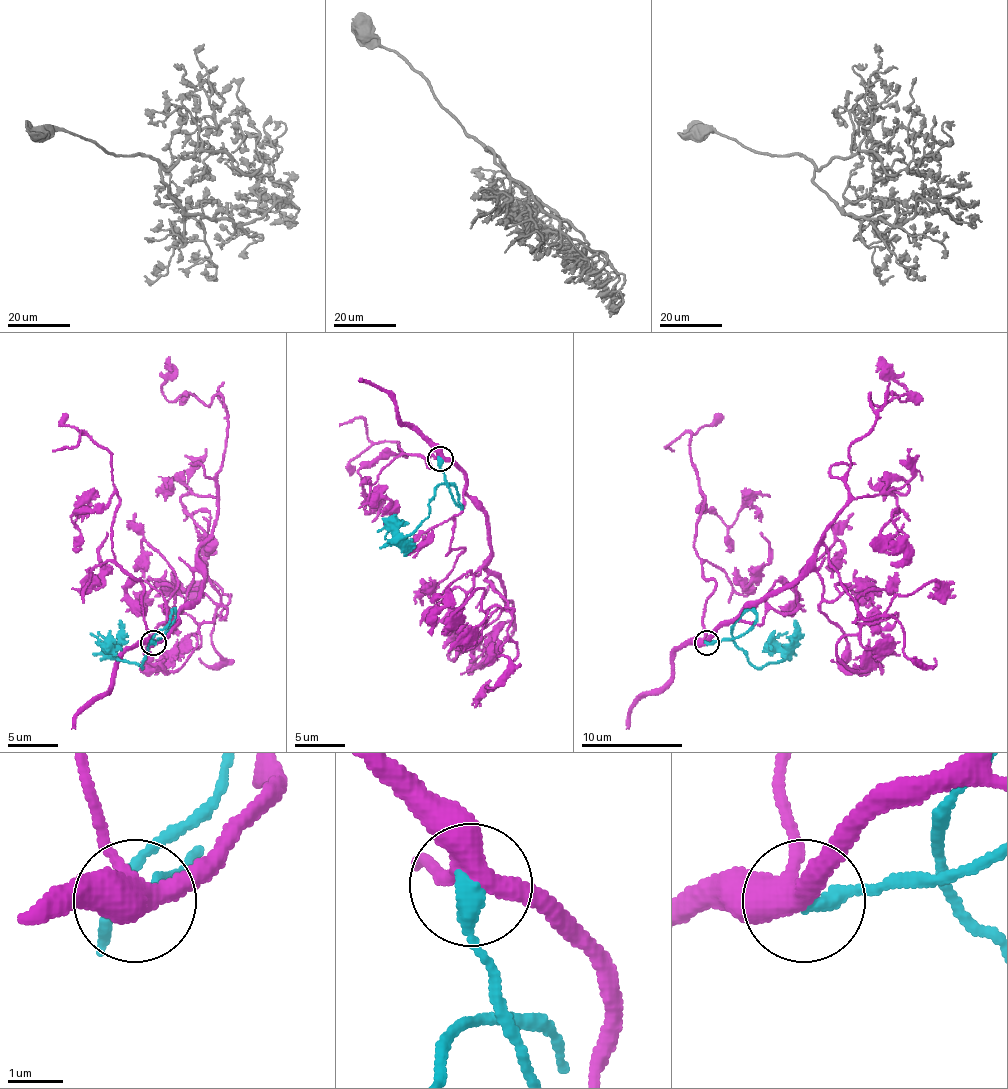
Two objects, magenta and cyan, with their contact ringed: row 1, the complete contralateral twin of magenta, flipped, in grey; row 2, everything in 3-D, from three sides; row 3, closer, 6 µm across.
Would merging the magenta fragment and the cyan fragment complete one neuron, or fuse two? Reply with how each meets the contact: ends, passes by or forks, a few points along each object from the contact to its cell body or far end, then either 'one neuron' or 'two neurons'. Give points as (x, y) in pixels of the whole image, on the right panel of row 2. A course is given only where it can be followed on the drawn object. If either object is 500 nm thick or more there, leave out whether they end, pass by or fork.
magenta forks; cyan ends; course magenta (706, 643), (799, 575), (845, 505), (850, 447), (872, 426), (870, 394), (883, 406), (908, 396), (880, 356); course cyan (706, 643), (731, 636), (754, 666), (767, 666), (784, 656), (784, 648), (792, 641), (794, 621); one neuron

